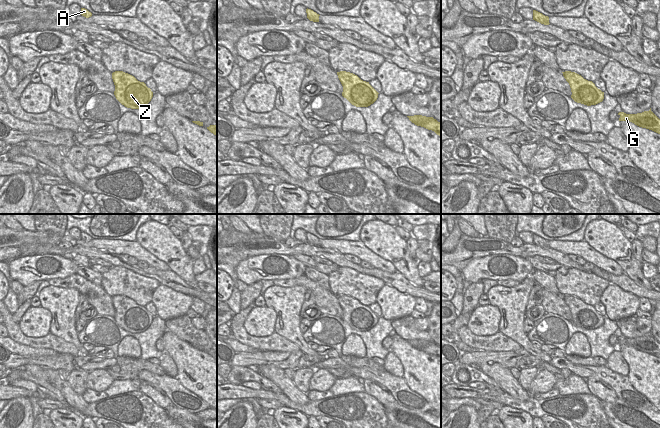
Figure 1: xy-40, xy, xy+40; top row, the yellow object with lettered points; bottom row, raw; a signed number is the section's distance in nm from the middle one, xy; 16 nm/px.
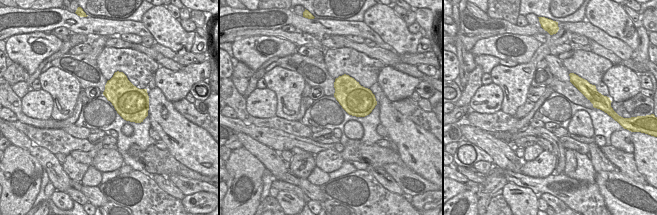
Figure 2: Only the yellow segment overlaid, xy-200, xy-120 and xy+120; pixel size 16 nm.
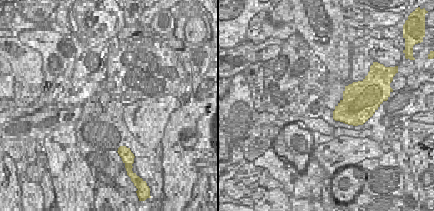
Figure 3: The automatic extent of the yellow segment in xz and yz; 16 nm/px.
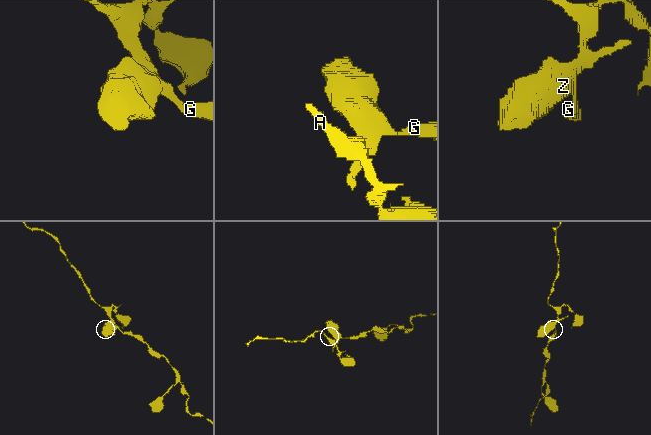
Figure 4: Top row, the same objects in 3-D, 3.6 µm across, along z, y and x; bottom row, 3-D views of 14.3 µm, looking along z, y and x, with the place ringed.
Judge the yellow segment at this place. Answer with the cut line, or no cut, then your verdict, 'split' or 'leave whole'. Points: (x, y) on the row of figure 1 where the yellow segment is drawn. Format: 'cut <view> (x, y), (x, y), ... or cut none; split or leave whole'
cut none; leave whole

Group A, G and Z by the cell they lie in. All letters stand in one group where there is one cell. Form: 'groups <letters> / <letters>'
groups A G Z

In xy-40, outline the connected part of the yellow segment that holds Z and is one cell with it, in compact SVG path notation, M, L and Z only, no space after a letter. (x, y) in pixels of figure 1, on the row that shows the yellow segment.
M115 71L112 73L112 79L115 85L114 95L125 107L141 109L151 101L153 97L151 89L134 76L123 71Z

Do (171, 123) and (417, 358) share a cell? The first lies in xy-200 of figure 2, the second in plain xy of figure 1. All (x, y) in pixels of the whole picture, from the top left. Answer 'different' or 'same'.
same

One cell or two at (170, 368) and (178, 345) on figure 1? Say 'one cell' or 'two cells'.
two cells

